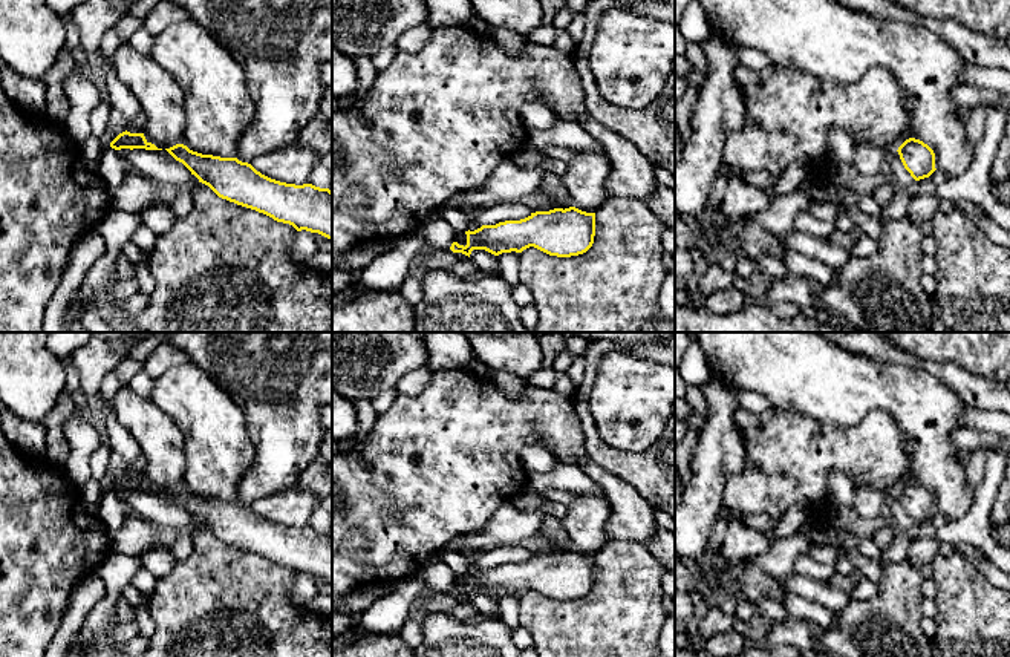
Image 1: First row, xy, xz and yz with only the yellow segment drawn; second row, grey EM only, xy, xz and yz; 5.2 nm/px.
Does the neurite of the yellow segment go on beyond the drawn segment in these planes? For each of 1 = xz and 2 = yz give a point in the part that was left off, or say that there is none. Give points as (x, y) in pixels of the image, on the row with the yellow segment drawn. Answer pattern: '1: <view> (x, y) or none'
1: none
2: none

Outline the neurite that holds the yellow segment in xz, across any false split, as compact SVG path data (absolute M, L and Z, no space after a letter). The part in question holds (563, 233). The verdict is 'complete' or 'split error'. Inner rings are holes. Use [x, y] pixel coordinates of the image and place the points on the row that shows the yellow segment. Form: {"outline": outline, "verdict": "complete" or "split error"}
{"outline": "M575 207L536 211L520 221L505 221L465 231L467 245L453 242L450 250L470 257L473 250L494 256L522 253L534 247L549 256L571 257L586 253L595 236L595 213Z", "verdict": "complete"}

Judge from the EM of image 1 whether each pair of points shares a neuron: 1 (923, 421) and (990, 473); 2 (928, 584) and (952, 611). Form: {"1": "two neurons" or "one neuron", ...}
{"1": "two neurons", "2": "two neurons"}

